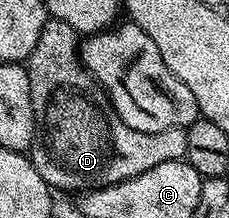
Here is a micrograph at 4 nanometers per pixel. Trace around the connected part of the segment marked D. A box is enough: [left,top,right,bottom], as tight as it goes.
[25,18,187,192]

